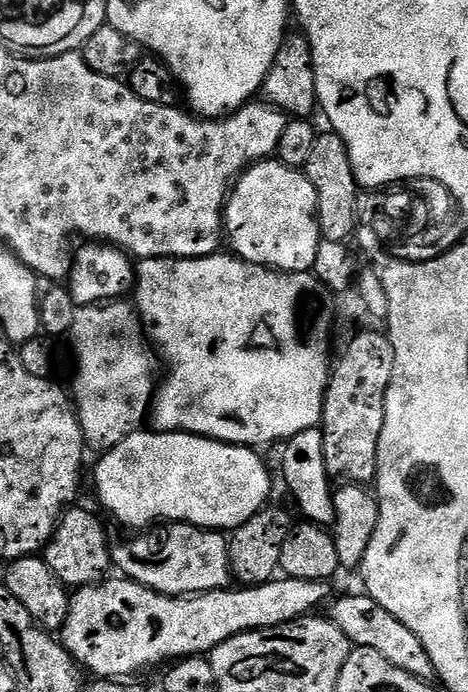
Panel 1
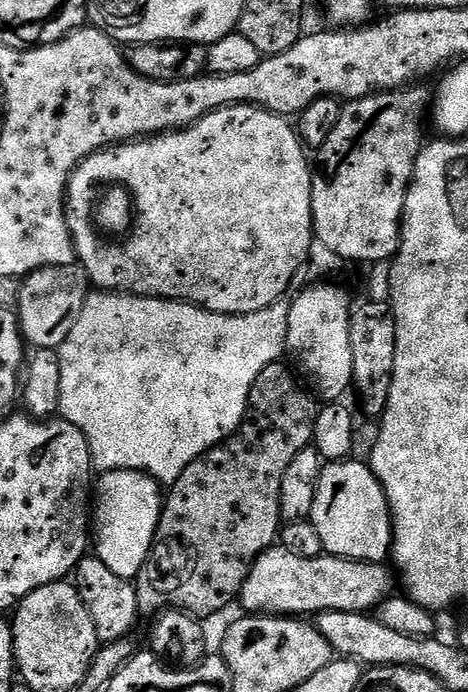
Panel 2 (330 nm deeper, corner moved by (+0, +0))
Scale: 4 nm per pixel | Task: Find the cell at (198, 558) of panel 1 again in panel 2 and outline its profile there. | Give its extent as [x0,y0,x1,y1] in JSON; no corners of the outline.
[238,546,394,618]

